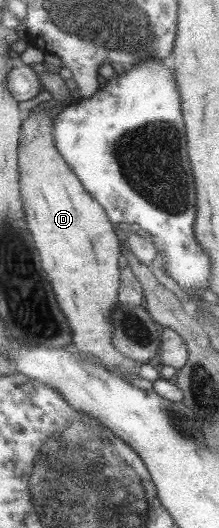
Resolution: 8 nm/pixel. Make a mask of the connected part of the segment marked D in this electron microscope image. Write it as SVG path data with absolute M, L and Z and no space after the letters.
M47 108L27 114L22 121L22 137L20 138L19 174L21 183L21 198L25 207L31 237L38 248L39 257L42 259L42 269L53 287L55 299L67 324L71 328L70 347L77 348L83 354L91 354L97 358L98 365L115 373L121 374L125 382L139 389L152 389L152 382L142 379L137 375L138 363L121 355L113 343L113 321L111 321L111 308L115 306L120 283L120 269L117 258L120 255L120 241L117 240L114 224L109 221L105 211L90 197L83 184L79 182L74 171L67 166L66 161L56 149L54 142L53 116L55 111Z

